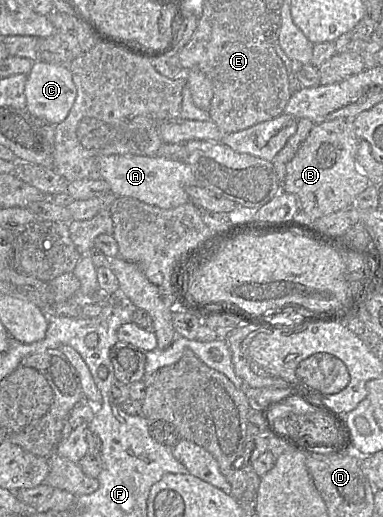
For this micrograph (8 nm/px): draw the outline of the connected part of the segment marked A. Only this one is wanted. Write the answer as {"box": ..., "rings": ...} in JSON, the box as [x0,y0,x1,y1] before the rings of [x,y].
{"box":[97,155,196,209],"rings":[[[107,155],[97,157],[97,166],[102,179],[104,179],[111,188],[111,193],[117,197],[132,197],[141,202],[153,205],[162,209],[172,209],[190,201],[186,191],[188,186],[196,185],[194,173],[186,162],[166,159],[158,156],[141,155]]]}

